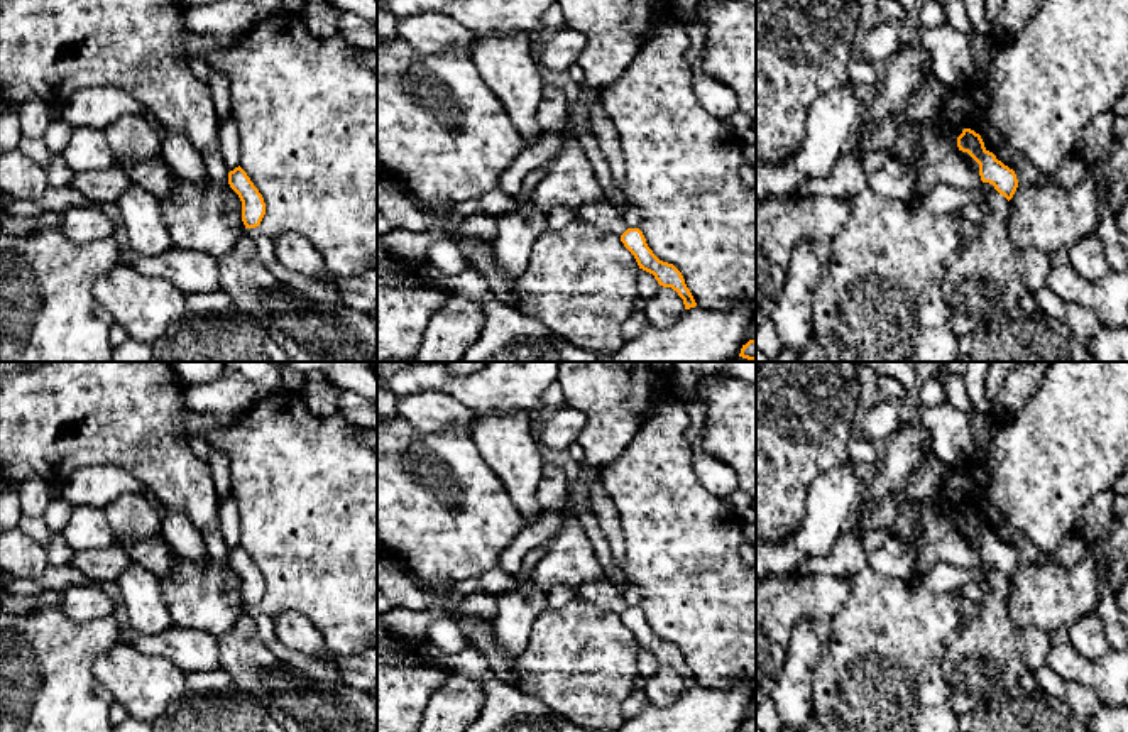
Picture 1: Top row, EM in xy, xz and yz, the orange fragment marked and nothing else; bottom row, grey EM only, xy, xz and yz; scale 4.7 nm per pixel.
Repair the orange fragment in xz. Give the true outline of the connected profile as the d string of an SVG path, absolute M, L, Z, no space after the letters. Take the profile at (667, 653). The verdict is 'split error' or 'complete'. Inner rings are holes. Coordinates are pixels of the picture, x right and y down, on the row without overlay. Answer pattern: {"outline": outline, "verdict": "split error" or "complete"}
{"outline": "M627 607L621 614L621 620L634 634L639 647L653 653L660 664L671 666L678 671L683 678L685 688L697 685L682 651L673 642L663 641L653 632L639 607Z", "verdict": "complete"}

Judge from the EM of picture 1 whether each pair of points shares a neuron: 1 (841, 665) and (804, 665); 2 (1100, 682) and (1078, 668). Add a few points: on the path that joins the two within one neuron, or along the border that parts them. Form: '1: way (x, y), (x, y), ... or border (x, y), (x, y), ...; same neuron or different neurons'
1: border (824, 643), (814, 666), (812, 704); different neurons
2: way (1095, 677), (1083, 670); same neuron

